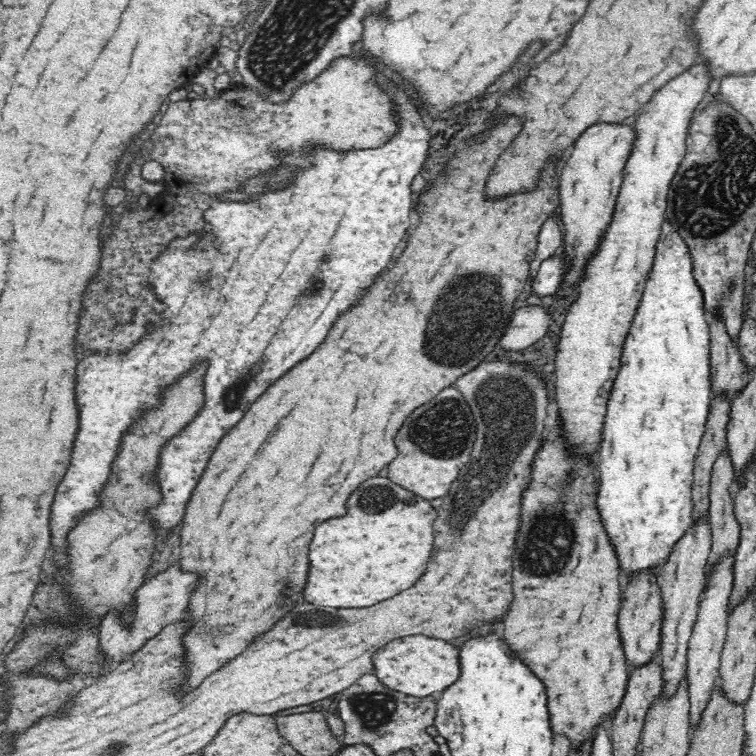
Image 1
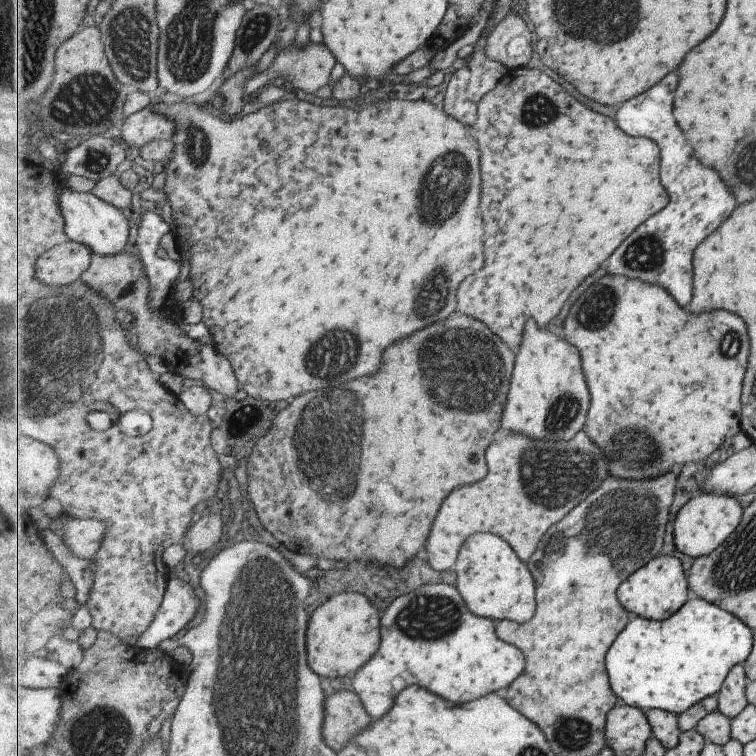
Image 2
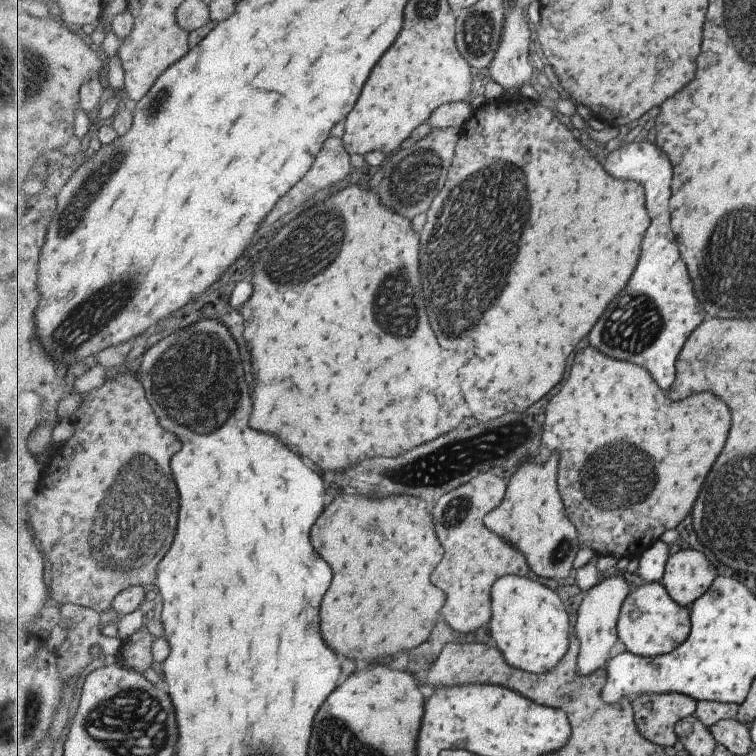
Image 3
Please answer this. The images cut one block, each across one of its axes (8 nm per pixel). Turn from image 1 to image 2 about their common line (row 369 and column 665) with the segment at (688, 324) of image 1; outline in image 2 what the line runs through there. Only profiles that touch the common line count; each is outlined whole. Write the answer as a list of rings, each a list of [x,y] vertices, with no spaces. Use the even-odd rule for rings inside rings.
[[[699,596],[688,600],[677,614],[667,620],[649,620],[635,615],[622,634],[607,654],[611,688],[614,688],[620,702],[646,712],[659,708],[676,715],[687,712],[687,709],[709,696],[717,695],[733,667],[751,656],[755,638],[755,631],[735,613],[723,610],[718,604],[711,604],[711,601]]]

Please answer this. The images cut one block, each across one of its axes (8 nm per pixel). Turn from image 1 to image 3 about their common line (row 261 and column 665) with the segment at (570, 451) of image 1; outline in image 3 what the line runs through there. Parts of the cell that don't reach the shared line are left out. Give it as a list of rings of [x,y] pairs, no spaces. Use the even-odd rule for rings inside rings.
[[[662,582],[641,585],[627,597],[618,622],[618,635],[626,650],[639,656],[661,656],[679,648],[692,630],[691,612],[677,604]]]

